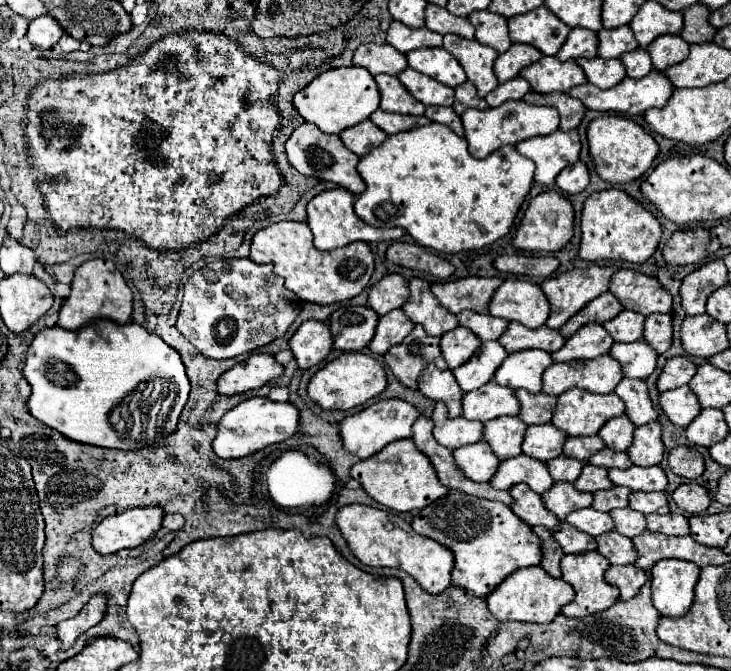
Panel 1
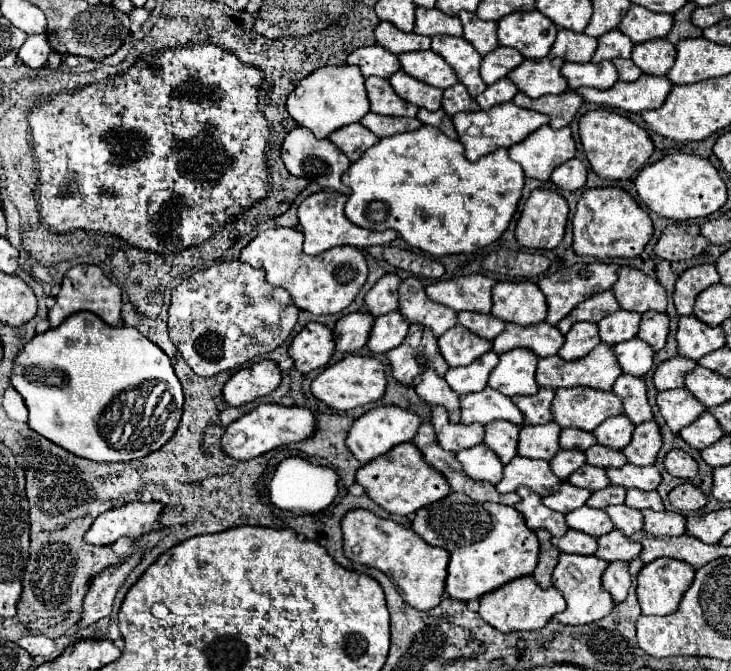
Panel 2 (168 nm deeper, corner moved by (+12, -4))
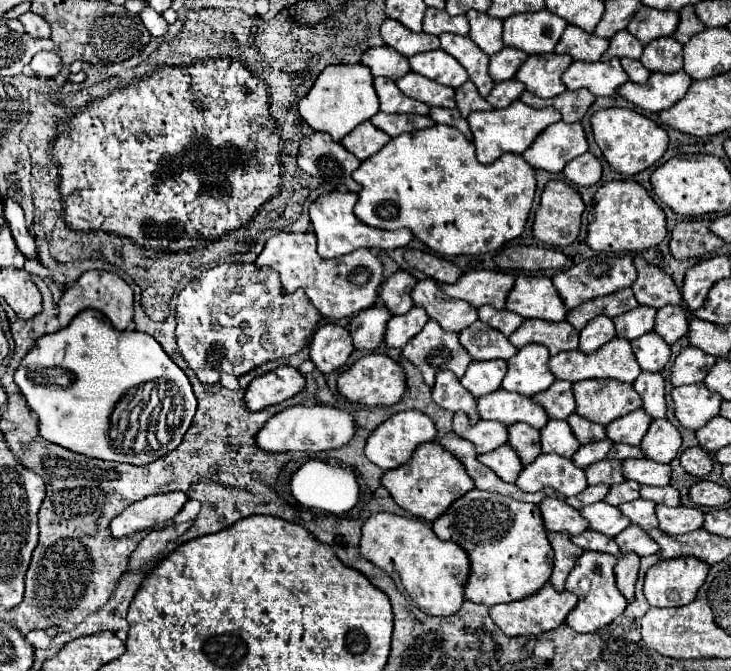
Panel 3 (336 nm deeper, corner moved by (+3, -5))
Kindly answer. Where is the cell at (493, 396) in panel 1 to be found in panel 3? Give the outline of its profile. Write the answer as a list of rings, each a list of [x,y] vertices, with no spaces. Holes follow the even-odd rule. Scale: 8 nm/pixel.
[[[497,389],[489,395],[479,397],[477,409],[481,419],[501,421],[505,425],[523,421],[535,429],[543,429],[549,421],[549,415],[531,397],[525,397],[521,393],[511,393],[505,389]]]

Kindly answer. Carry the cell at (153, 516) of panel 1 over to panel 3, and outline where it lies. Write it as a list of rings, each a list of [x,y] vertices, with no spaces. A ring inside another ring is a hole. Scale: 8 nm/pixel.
[[[171,491],[171,493],[163,493],[163,495],[157,493],[141,501],[135,501],[111,521],[111,533],[113,537],[127,537],[137,531],[163,527],[181,511],[187,499],[189,497],[185,493]]]

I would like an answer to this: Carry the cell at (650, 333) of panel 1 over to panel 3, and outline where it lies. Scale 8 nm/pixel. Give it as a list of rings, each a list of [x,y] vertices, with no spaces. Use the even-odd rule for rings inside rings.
[[[665,305],[657,311],[655,331],[669,345],[673,345],[683,335],[687,335],[687,329],[689,329],[689,319],[687,319],[687,311],[681,305]]]

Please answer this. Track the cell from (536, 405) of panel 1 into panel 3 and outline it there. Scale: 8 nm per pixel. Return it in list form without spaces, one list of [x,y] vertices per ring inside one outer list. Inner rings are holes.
[[[555,381],[545,393],[537,393],[533,397],[535,403],[543,405],[543,409],[549,413],[551,419],[567,419],[575,411],[575,399],[571,381]]]

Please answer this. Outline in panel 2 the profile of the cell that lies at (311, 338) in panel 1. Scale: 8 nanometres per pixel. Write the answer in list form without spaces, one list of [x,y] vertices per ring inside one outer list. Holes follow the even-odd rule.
[[[318,322],[306,324],[294,336],[294,340],[288,348],[288,354],[294,360],[296,370],[300,370],[302,374],[308,374],[316,368],[326,366],[332,352],[334,352],[332,330]]]

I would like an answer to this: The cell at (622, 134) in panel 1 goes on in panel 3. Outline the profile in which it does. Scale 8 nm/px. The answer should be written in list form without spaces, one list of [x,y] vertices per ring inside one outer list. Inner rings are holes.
[[[619,107],[599,109],[591,117],[591,127],[593,127],[595,141],[597,141],[599,149],[603,151],[603,157],[607,159],[611,169],[625,173],[625,175],[635,175],[635,173],[651,167],[667,151],[667,143],[669,143],[667,131],[663,127],[659,127],[655,121],[651,121],[649,117],[645,117],[633,109],[619,109]]]

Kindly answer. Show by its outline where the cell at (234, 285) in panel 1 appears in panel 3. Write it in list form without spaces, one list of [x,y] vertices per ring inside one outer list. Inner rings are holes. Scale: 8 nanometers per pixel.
[[[223,263],[197,275],[179,293],[175,335],[183,359],[195,371],[199,381],[205,385],[215,385],[219,383],[221,373],[241,377],[263,363],[299,353],[307,345],[307,339],[311,337],[319,321],[321,313],[317,313],[309,297],[305,297],[301,289],[295,293],[285,293],[279,281],[279,273],[275,273],[273,269],[259,269],[253,263]]]

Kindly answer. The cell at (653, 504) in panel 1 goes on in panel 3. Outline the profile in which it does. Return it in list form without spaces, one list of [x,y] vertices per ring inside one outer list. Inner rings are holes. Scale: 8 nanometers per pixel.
[[[665,485],[665,487],[641,487],[641,497],[643,499],[651,499],[651,501],[655,501],[655,503],[663,503],[663,505],[669,505],[669,507],[675,507],[675,505],[679,505],[679,501],[681,501],[681,495],[679,495],[679,491],[675,489],[675,487],[671,487],[671,485]]]

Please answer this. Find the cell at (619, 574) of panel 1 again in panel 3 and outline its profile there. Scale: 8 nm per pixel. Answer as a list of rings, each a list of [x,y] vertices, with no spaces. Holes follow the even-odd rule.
[[[627,553],[627,555],[617,557],[617,565],[615,565],[617,589],[625,595],[627,601],[633,601],[633,597],[635,597],[637,571],[639,571],[639,557],[635,553]]]

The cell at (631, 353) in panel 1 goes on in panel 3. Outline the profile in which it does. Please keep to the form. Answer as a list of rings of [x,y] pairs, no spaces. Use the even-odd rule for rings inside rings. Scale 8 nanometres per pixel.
[[[655,331],[633,339],[631,345],[643,371],[661,371],[671,357],[671,347]]]

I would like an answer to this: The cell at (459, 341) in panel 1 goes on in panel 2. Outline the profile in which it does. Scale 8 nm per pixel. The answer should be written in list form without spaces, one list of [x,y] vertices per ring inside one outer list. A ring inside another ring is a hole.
[[[458,324],[438,338],[438,348],[444,360],[450,364],[450,368],[456,368],[456,366],[468,366],[484,352],[488,352],[490,342],[482,340],[480,336],[472,334],[470,330]]]

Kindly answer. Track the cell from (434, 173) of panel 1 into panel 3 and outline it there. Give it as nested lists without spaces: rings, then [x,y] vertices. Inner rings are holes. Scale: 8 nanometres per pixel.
[[[433,125],[391,139],[385,149],[365,159],[359,169],[353,171],[353,179],[363,187],[355,205],[359,221],[377,229],[407,227],[419,241],[445,257],[497,251],[503,243],[519,237],[535,197],[535,171],[521,155],[507,153],[491,165],[481,165],[475,159],[473,143],[449,125]]]

